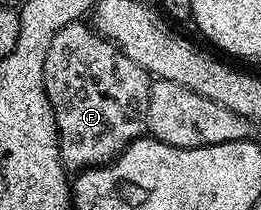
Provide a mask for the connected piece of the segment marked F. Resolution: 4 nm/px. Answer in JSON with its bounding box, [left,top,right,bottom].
[44,20,152,171]

